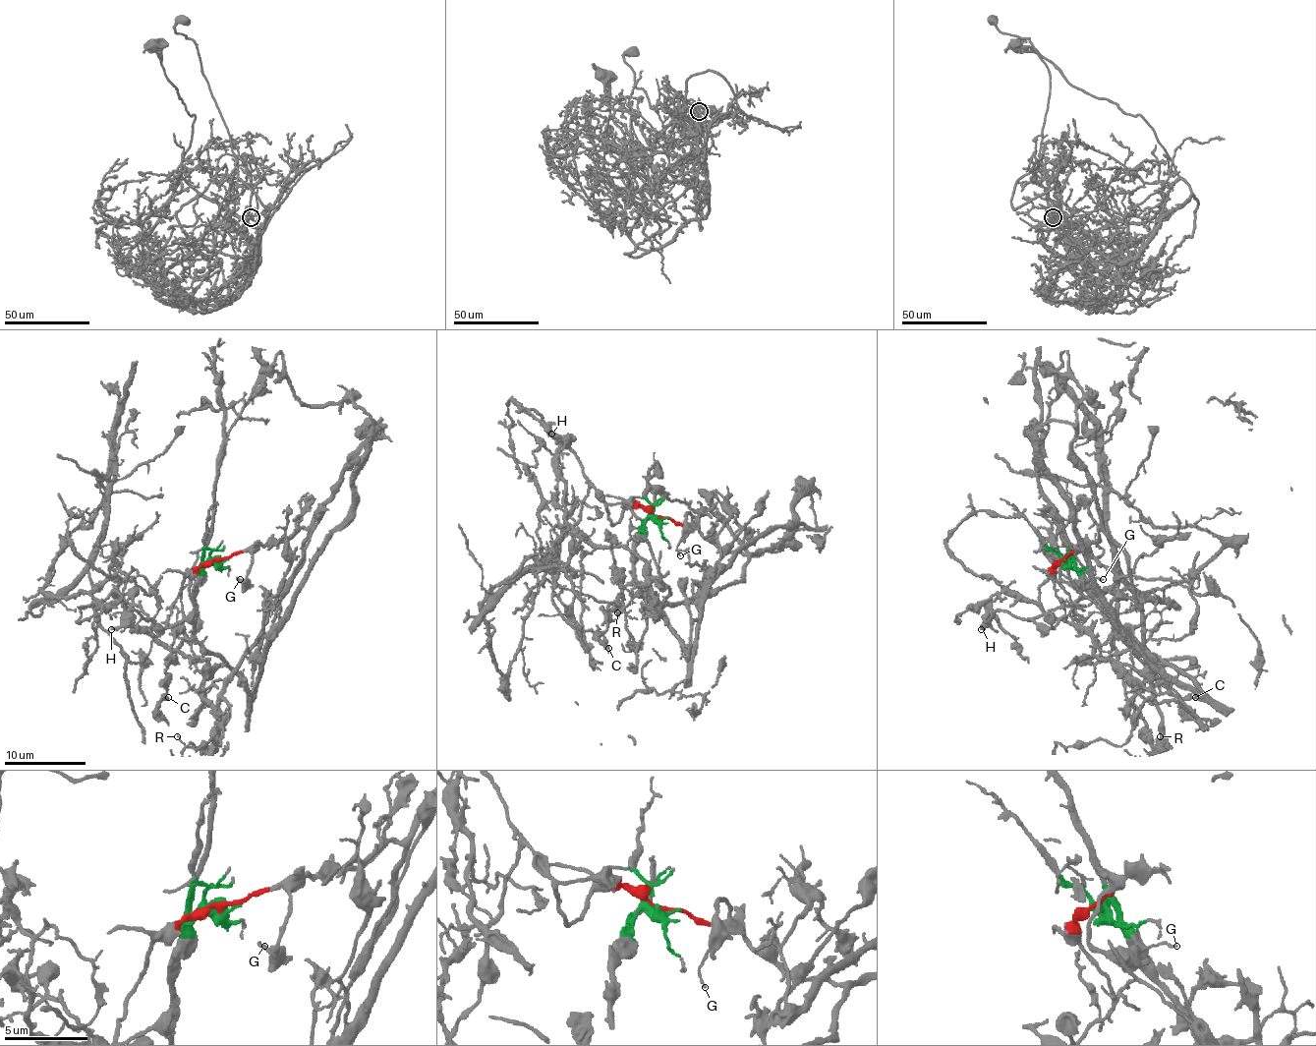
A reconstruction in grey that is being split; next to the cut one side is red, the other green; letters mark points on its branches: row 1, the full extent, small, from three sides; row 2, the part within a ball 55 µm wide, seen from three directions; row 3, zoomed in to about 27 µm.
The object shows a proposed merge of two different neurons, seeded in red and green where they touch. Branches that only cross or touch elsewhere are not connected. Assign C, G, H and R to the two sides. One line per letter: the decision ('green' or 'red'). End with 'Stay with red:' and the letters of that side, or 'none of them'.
C: green
G: red
H: red
R: red
Stay with red: G, H, R

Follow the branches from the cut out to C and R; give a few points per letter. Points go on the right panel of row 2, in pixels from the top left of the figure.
C: (1064, 560), (1091, 597), (1150, 656), (1157, 672), (1183, 697), (1195, 697)
R: (1064, 560), (1095, 542), (1102, 530), (1123, 552), (1142, 611), (1142, 644), (1167, 750), (1161, 735)

